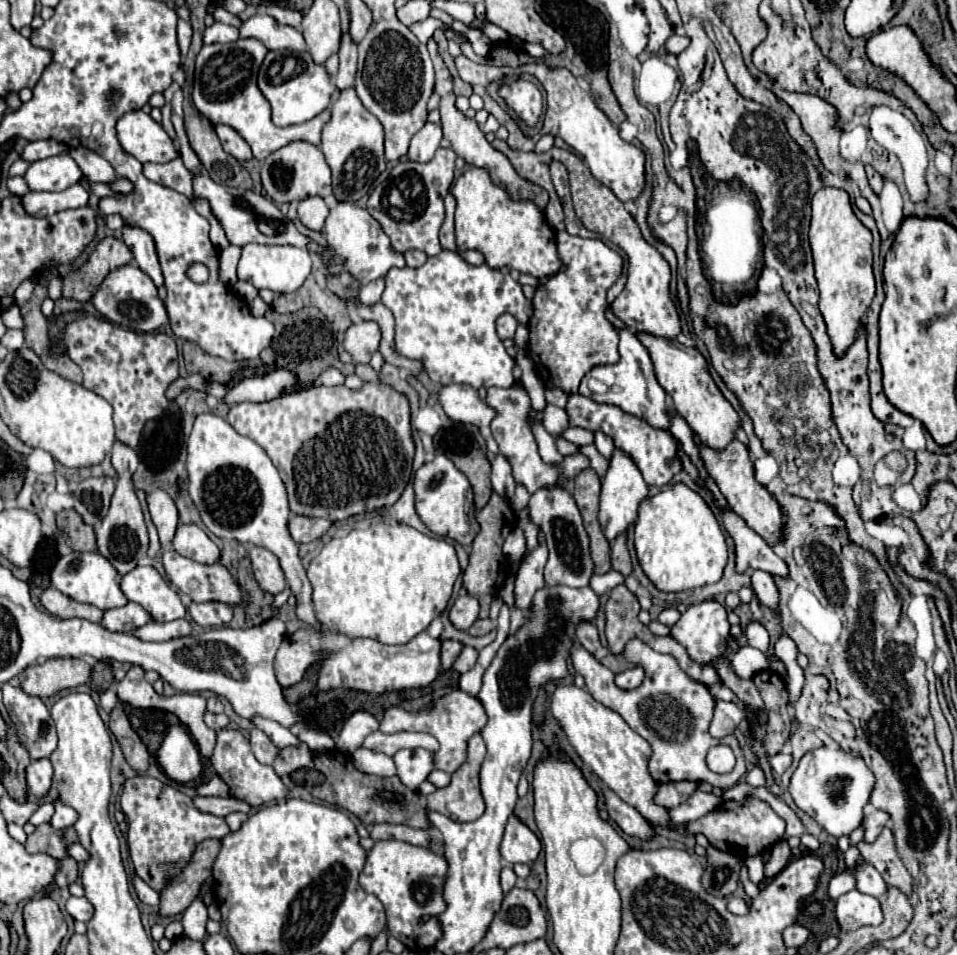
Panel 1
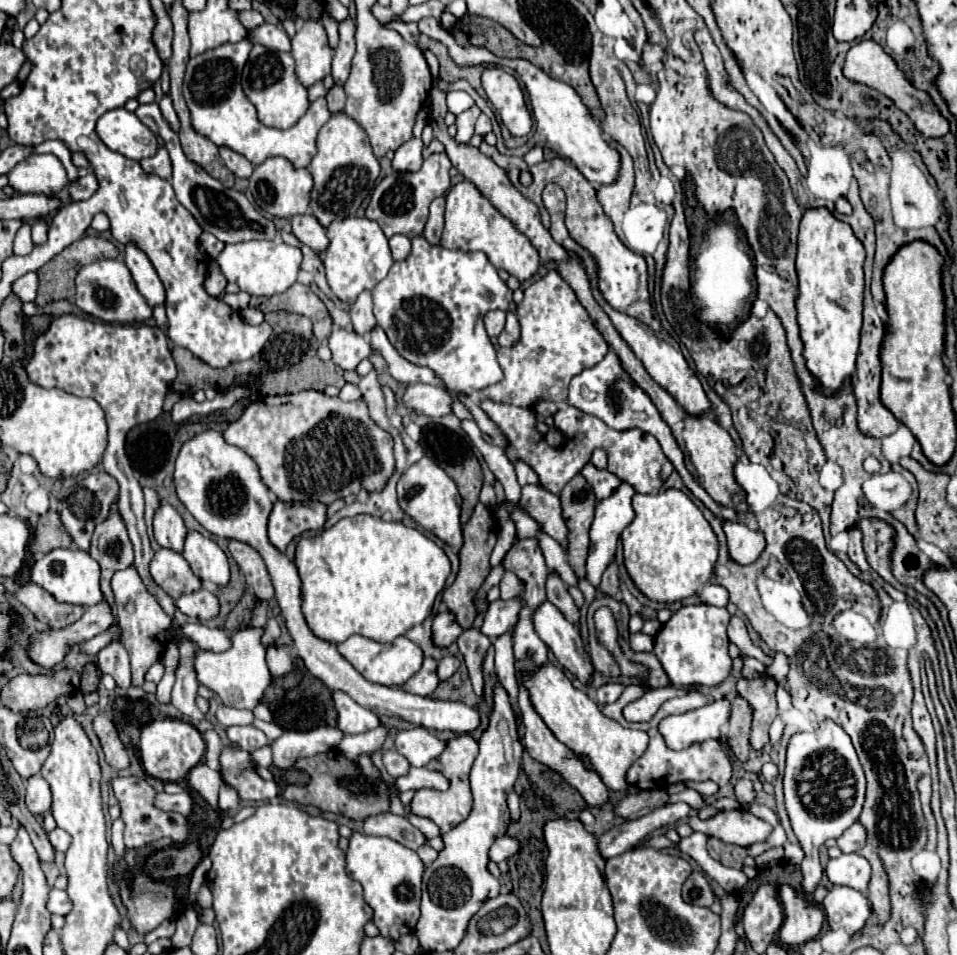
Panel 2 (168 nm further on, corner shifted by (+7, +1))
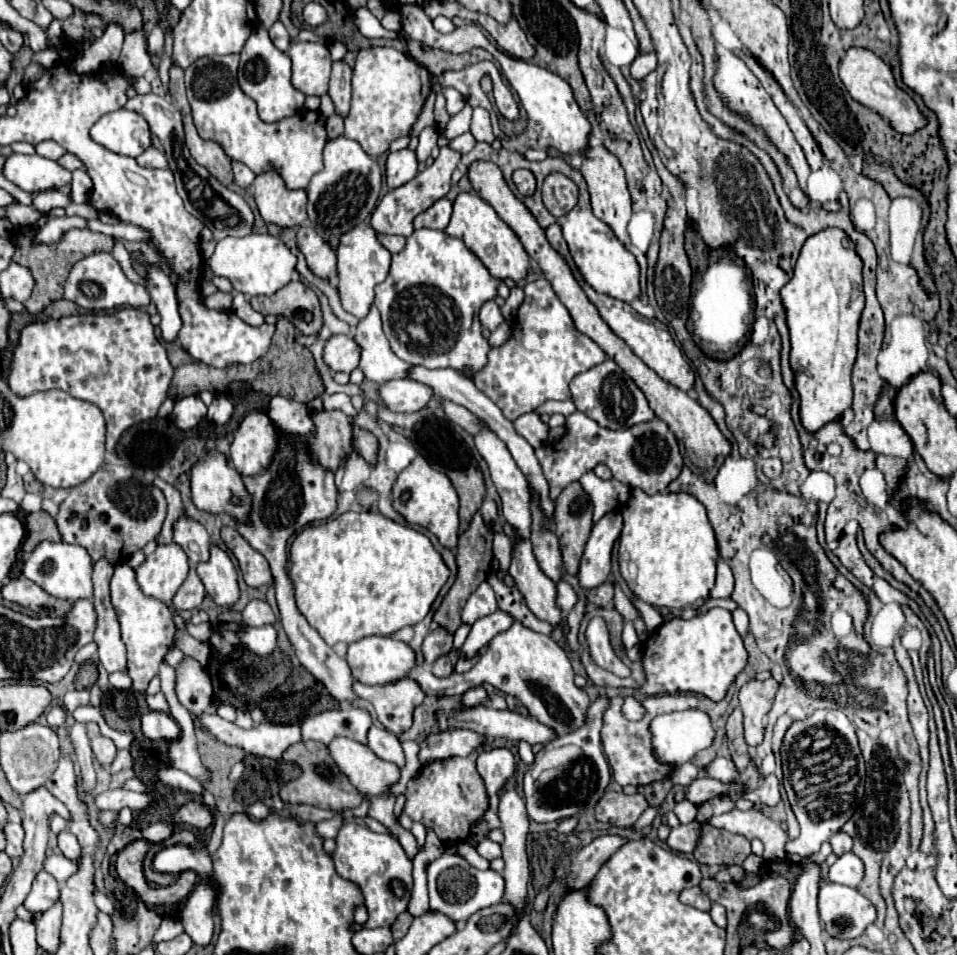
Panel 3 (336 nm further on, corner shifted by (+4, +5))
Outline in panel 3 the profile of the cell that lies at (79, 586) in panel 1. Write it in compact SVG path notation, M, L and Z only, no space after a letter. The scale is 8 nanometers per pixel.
M44 540L24 560L22 576L26 576L28 580L36 582L48 594L52 594L52 596L56 596L60 600L76 602L80 598L88 598L90 600L94 596L94 592L92 592L92 580L90 580L90 576L92 576L92 560L90 560L88 552L80 544L48 542L48 540Z

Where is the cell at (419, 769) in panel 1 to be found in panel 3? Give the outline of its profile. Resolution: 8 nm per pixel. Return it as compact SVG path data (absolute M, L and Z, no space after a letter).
M370 726L370 732L368 732L368 746L386 762L394 762L398 764L400 768L404 766L404 752L402 752L402 746L400 746L400 740L384 730L384 728L378 728L378 726Z

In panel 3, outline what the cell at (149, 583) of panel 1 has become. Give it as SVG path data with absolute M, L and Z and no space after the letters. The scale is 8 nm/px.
M128 564L116 566L114 576L110 580L110 596L112 596L114 612L118 614L120 636L122 636L122 642L126 646L128 674L134 682L132 688L138 692L144 692L148 688L148 682L158 674L158 666L160 666L164 654L174 644L172 642L172 638L174 638L172 612L168 610L168 606L164 602L142 594L142 590L136 582L136 574Z

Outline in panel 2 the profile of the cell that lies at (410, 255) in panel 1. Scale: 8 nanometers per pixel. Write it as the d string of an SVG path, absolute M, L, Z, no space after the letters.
M391 236L389 246L395 260L405 260L411 254L411 240L407 236Z

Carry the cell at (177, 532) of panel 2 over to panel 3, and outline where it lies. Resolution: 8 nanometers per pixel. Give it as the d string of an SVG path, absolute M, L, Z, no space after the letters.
M180 518L174 526L174 542L186 552L192 564L206 562L210 558L210 536L200 522L190 518Z

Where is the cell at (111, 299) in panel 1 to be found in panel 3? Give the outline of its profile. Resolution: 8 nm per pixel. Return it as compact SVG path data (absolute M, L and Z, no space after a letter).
M96 252L96 254L84 256L74 264L64 284L64 298L86 310L112 310L116 306L144 308L150 304L150 294L146 292L146 288L132 284L124 276L118 262L108 252Z

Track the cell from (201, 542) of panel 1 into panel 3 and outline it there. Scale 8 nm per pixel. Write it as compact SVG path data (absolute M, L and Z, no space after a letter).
M212 546L210 560L198 564L198 576L206 588L206 594L216 602L216 606L232 608L240 598L238 574L224 550Z

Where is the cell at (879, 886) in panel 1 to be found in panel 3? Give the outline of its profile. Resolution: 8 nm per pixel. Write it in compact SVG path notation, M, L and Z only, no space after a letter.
M852 852L840 856L832 866L830 866L830 872L828 872L828 880L830 882L838 882L838 884L846 884L846 886L852 886L856 888L860 882L862 882L862 876L864 876L864 864L858 856L854 856Z

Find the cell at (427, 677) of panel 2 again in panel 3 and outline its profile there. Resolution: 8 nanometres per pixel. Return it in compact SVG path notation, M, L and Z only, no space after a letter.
M398 680L384 686L366 686L354 682L352 688L356 696L372 702L378 722L396 736L412 726L414 710L424 700L424 692L414 680Z

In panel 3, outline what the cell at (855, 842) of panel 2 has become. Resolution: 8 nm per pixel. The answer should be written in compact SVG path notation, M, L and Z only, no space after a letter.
M836 832L834 836L830 836L828 842L830 842L832 852L836 856L842 856L842 854L846 854L846 852L852 850L852 838L848 834L844 834L844 832Z

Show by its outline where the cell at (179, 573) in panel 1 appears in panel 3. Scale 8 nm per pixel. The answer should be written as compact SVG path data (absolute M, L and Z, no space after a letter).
M178 544L156 546L144 564L136 568L136 580L146 596L170 604L188 576L188 566L188 558Z

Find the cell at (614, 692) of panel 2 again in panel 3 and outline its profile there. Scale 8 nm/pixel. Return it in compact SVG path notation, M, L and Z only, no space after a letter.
M606 696L594 700L588 708L582 728L566 736L558 736L550 744L544 744L542 750L536 754L534 764L526 770L524 776L524 802L530 820L544 824L572 816L578 818L584 814L586 808L598 804L610 782L610 766L604 756L600 740L602 714L606 706L608 706Z

